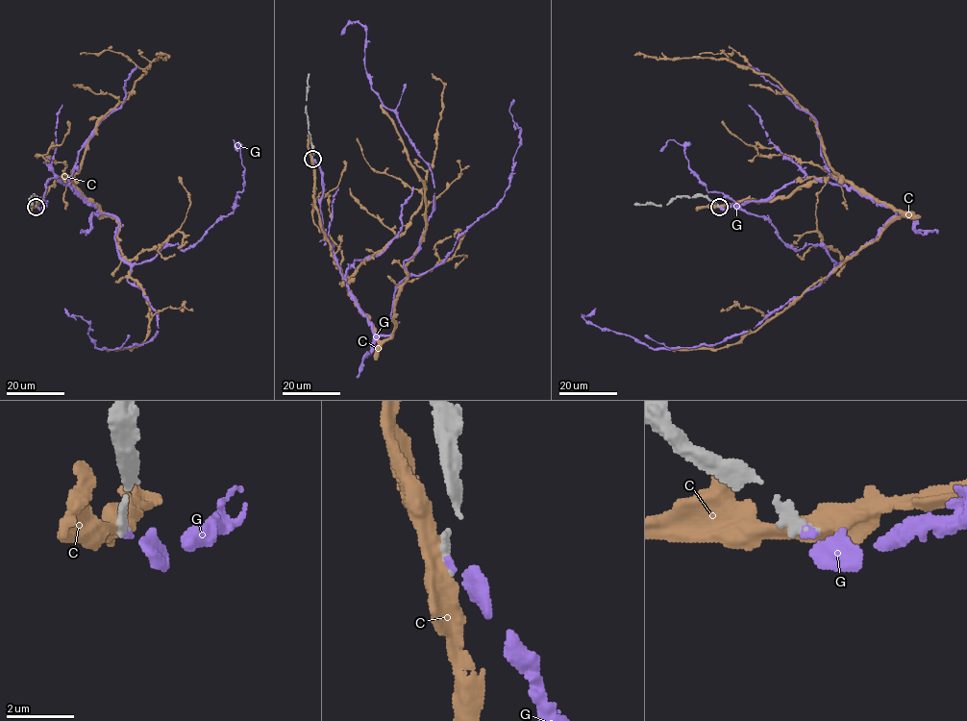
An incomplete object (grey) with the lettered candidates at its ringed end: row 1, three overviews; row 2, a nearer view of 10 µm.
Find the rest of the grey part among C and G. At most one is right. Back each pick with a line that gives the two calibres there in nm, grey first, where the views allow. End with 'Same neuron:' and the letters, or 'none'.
G: calibres 320 and 200 nm
Same neuron: G

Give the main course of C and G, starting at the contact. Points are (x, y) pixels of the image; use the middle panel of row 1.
C: (312, 158), (314, 208), (331, 256), (358, 309), (384, 340), (425, 230), (426, 196), (381, 104)
G: (312, 159), (345, 284), (370, 328), (389, 335), (434, 184), (371, 87), (365, 28), (349, 22), (341, 35)

